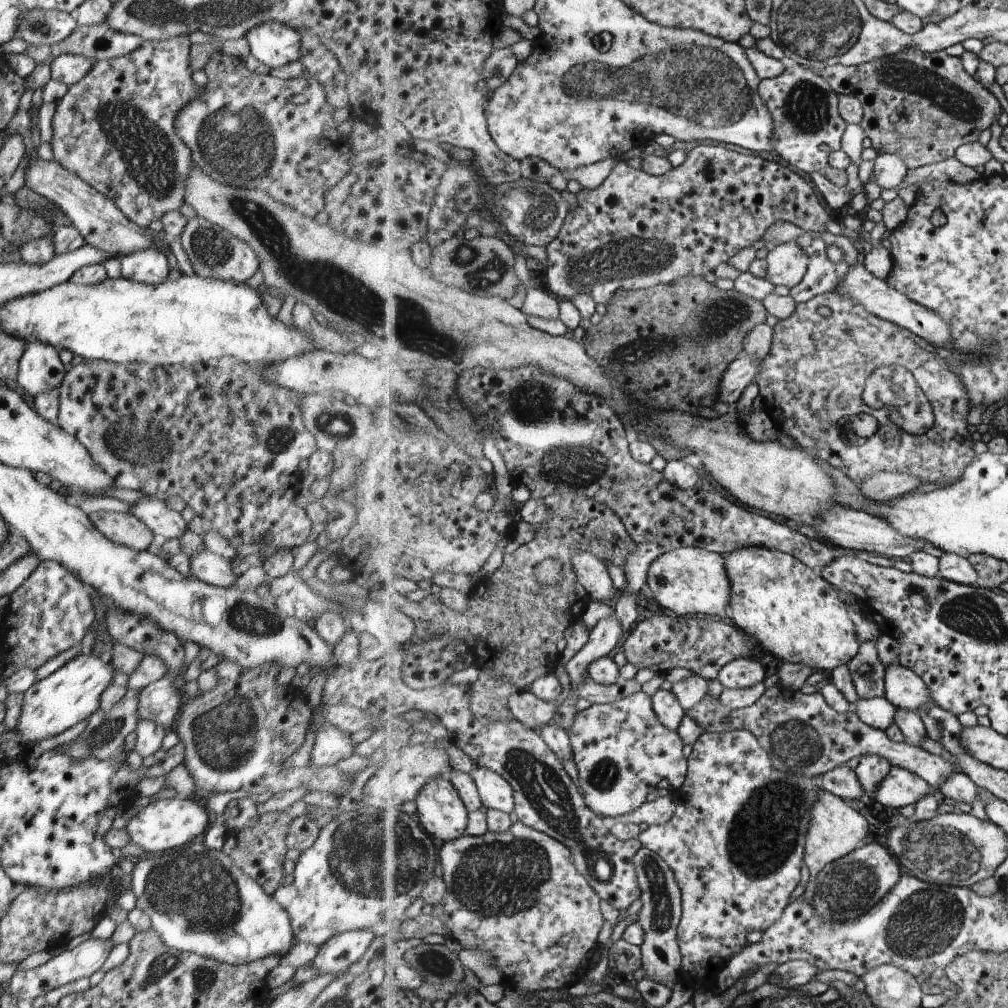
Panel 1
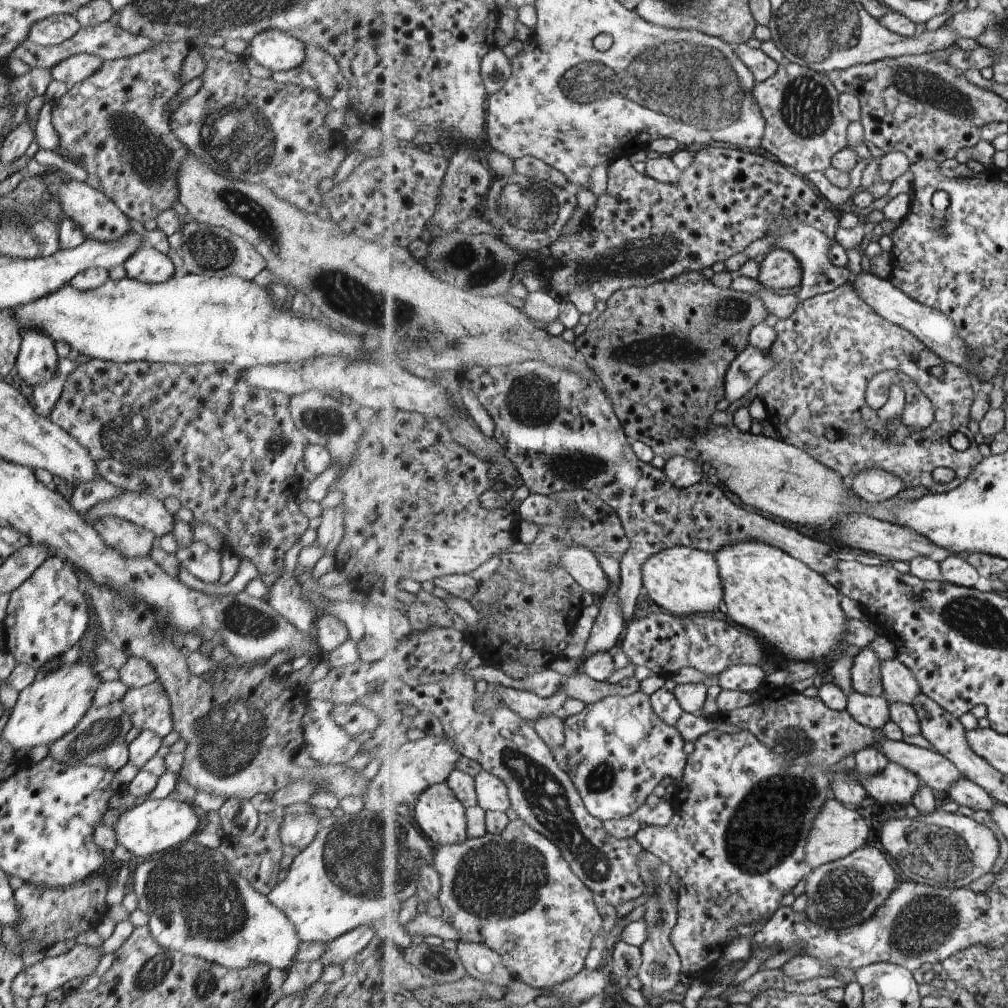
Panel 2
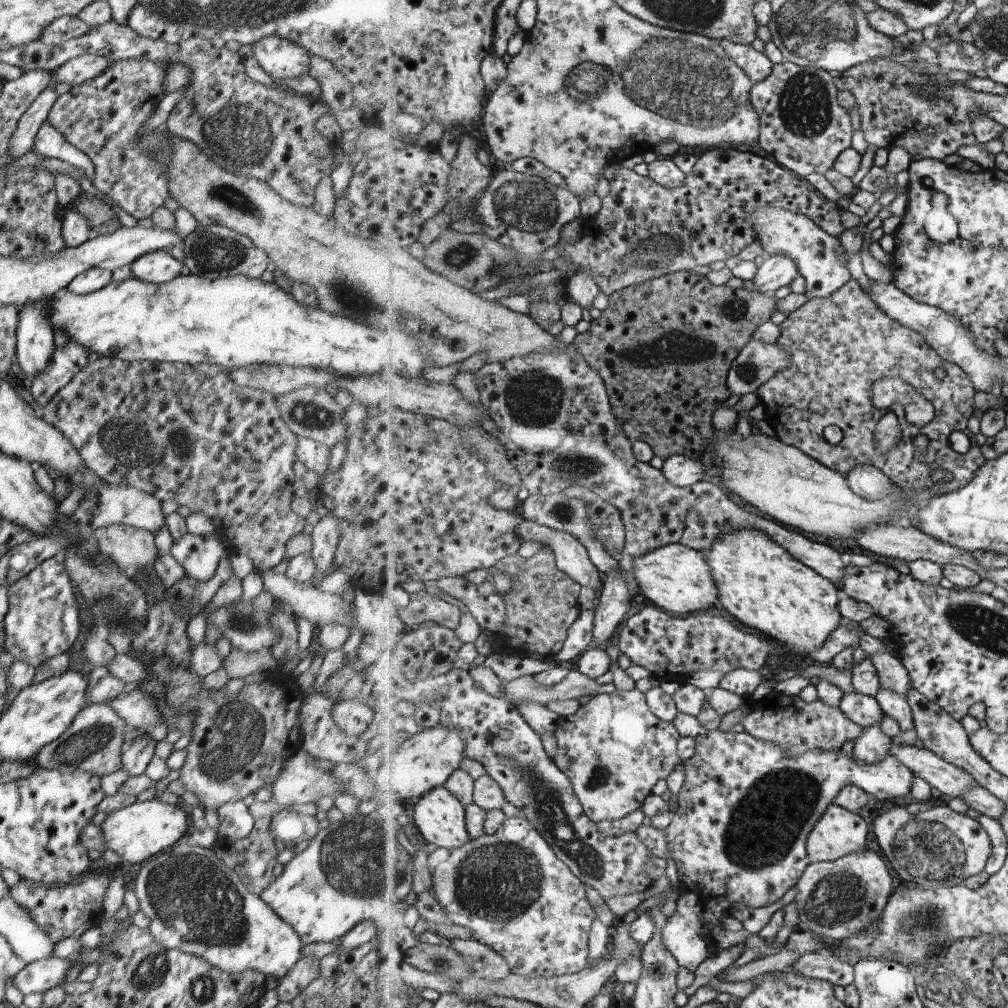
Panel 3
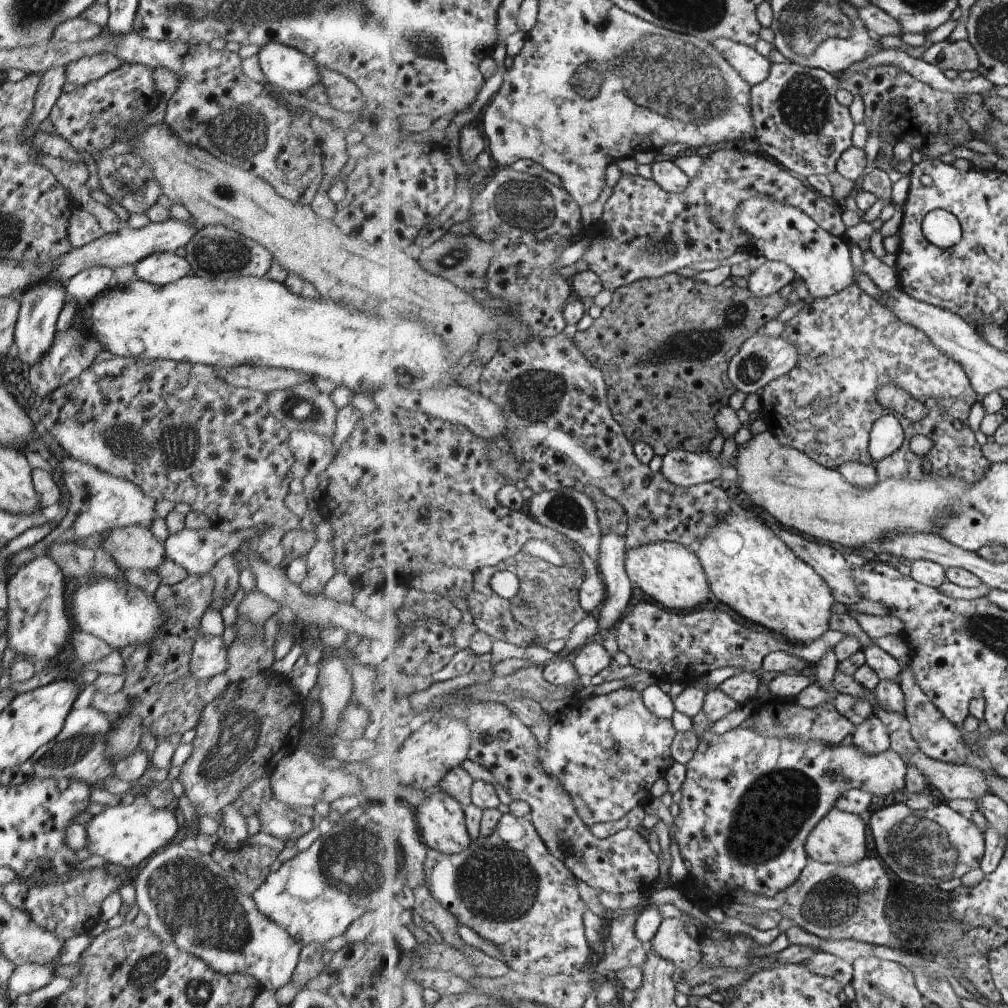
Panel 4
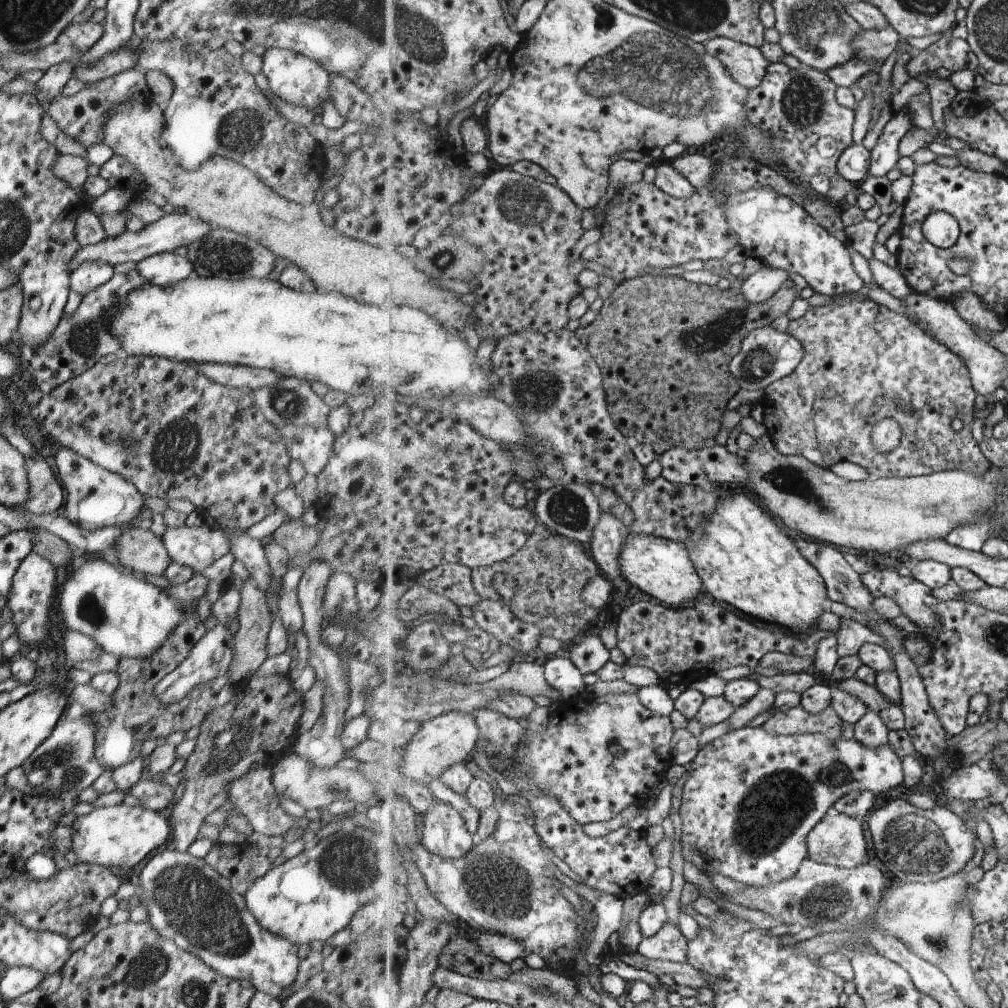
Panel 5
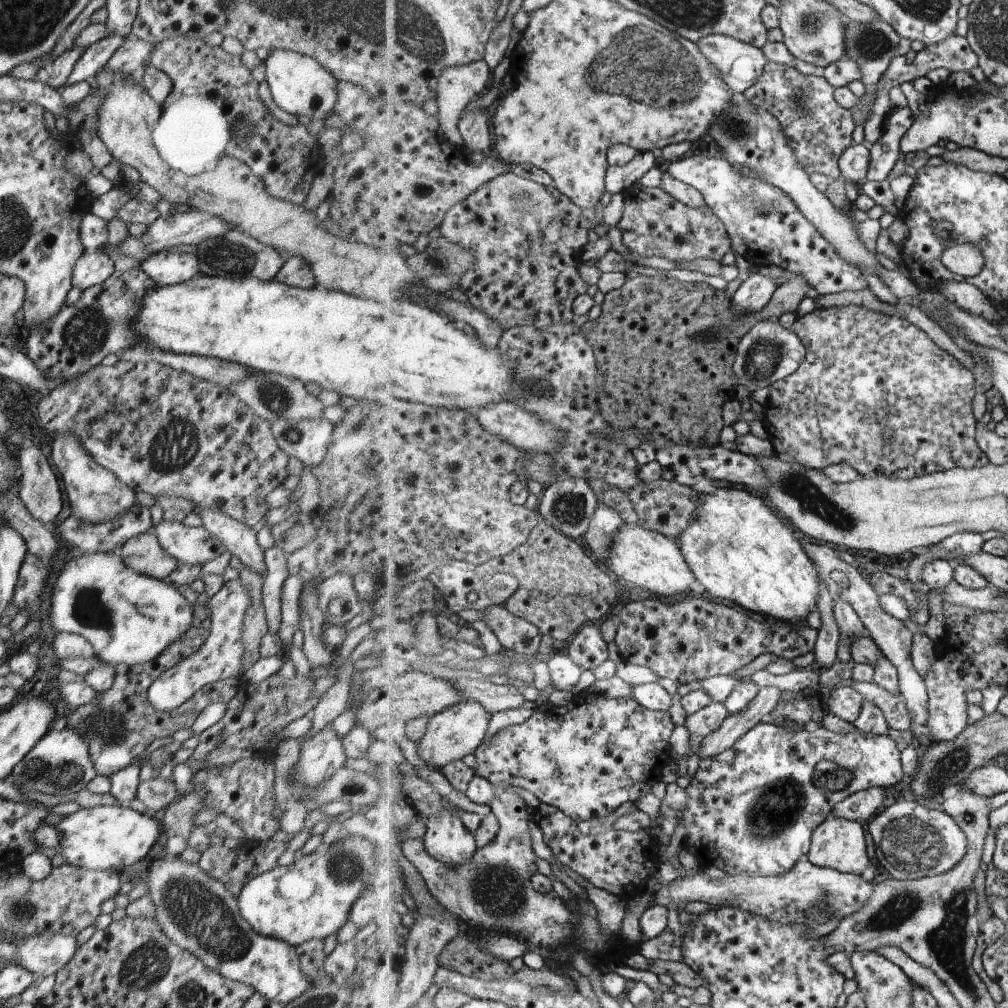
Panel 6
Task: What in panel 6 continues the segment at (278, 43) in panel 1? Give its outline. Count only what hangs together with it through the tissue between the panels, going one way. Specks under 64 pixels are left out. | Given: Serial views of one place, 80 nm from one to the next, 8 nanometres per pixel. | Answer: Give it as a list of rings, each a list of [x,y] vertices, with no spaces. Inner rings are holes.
[[[273,49],[262,63],[264,80],[268,84],[273,104],[281,110],[294,114],[302,120],[324,120],[333,113],[337,80],[313,57],[293,51]]]

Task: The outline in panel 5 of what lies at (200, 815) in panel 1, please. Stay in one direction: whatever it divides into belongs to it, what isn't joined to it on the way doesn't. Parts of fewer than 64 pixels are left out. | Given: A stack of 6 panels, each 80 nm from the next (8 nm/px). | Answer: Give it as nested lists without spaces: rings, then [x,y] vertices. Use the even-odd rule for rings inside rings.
[[[124,804],[95,807],[89,814],[78,816],[71,826],[74,833],[70,849],[77,855],[77,862],[108,869],[133,868],[153,848],[158,848],[171,838],[167,818],[139,804],[135,807],[126,807]]]

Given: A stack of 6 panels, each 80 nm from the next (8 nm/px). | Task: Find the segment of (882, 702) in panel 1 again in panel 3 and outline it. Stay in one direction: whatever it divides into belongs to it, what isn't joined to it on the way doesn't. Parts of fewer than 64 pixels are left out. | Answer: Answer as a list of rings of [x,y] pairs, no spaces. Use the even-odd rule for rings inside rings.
[[[853,692],[842,700],[840,709],[862,727],[873,727],[881,724],[886,712],[877,697]]]

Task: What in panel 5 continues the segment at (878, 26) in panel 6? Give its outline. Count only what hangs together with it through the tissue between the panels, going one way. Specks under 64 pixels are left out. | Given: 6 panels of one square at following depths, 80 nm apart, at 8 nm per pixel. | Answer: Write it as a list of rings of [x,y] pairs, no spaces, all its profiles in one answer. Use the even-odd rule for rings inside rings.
[[[891,27],[880,31],[864,30],[860,38],[854,41],[854,47],[858,52],[857,58],[881,60],[883,63],[897,50],[901,42],[901,35],[899,35]]]

